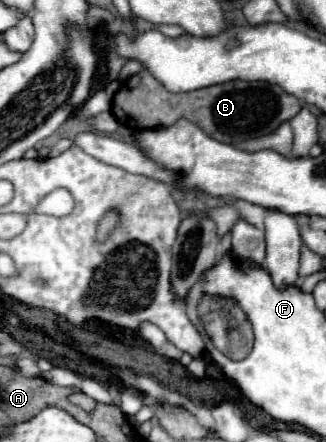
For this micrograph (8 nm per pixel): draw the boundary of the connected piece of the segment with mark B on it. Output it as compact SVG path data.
M140 71L128 77L122 83L120 91L114 95L112 103L112 113L116 115L116 119L134 131L170 127L178 119L190 119L206 135L210 125L210 137L228 145L270 135L282 123L290 121L300 109L302 105L294 95L288 95L286 91L282 91L282 87L266 81L228 81L198 91L170 93L148 71Z

